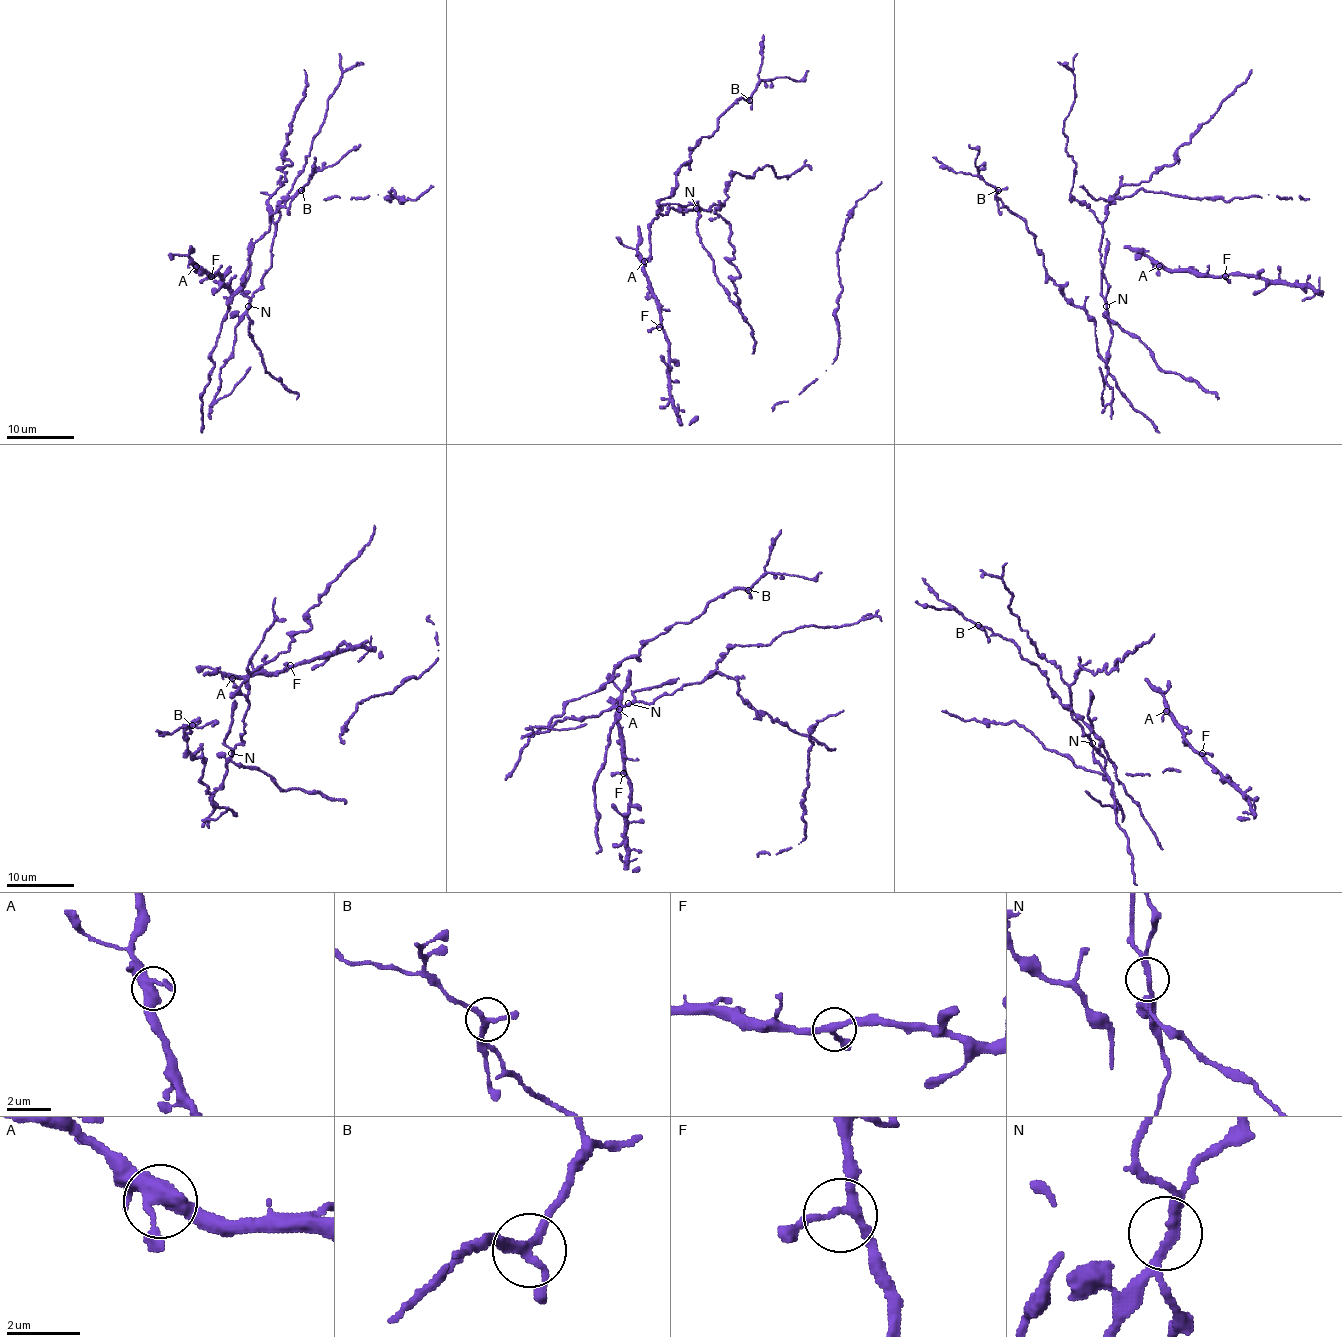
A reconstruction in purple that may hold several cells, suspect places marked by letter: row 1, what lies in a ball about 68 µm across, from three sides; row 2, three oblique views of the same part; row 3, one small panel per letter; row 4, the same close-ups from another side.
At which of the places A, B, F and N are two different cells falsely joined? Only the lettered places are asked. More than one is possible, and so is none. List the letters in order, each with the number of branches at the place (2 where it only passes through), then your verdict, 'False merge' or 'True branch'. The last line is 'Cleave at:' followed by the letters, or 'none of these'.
A: Branches: 3. True branch
B: Branches: 3. True branch
F: Branches: 3. True branch
N: Branches: 2. False merge
Cleave at: N

